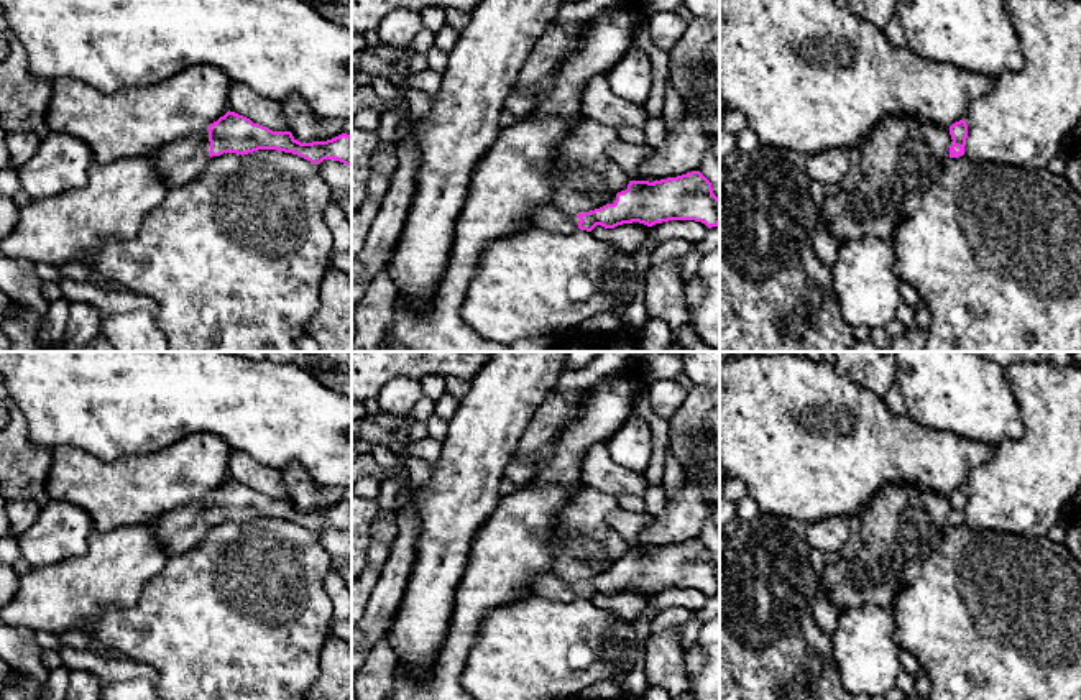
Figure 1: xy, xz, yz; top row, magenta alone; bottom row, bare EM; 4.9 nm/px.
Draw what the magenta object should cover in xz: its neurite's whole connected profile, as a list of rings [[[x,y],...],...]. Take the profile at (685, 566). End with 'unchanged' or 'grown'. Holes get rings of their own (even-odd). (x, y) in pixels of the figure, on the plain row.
[[[692,539],[654,550],[629,549],[613,572],[578,583],[539,575],[531,588],[552,600],[591,600],[596,593],[614,596],[632,590],[652,595],[669,588],[695,588],[711,596],[720,593],[720,567],[713,562],[711,550],[700,539]]]; grown

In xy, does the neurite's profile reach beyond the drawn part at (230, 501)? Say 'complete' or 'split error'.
split error

